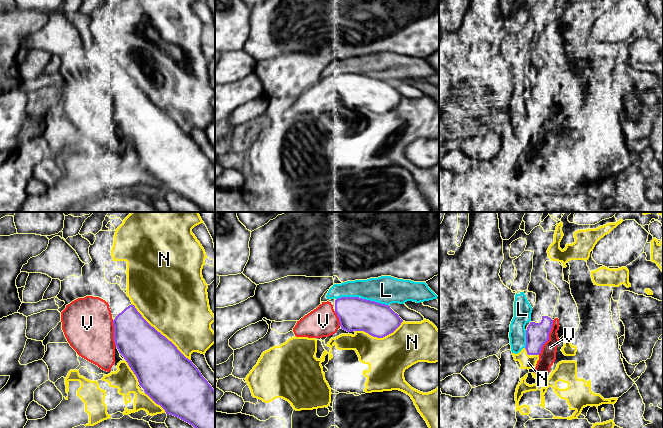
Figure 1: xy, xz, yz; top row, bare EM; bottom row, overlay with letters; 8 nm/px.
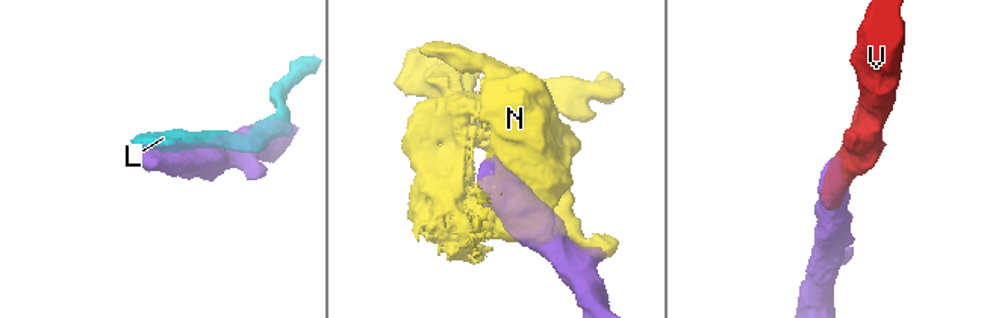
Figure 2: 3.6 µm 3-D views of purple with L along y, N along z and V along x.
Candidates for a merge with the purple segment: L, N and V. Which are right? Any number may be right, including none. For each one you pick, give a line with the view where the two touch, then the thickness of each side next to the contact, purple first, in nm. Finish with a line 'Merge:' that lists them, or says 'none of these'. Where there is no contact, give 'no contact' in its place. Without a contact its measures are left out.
V: yz | 190/140 nm
Merge: V

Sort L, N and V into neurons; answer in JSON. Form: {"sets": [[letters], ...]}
{"sets": [["L"], ["N"], ["V"]]}

